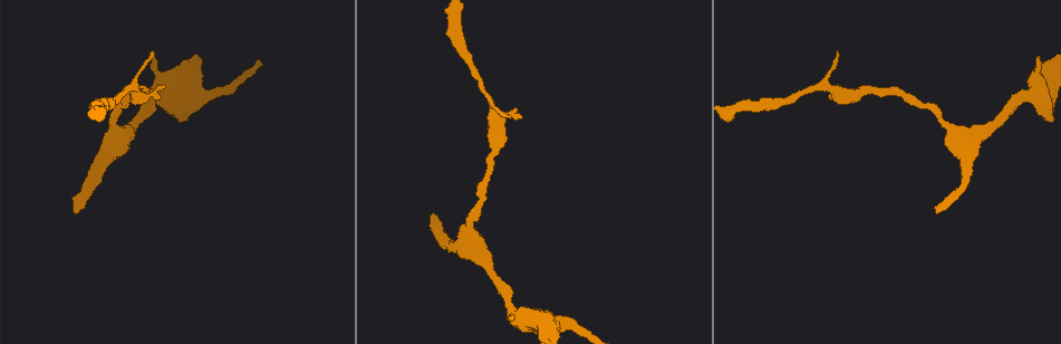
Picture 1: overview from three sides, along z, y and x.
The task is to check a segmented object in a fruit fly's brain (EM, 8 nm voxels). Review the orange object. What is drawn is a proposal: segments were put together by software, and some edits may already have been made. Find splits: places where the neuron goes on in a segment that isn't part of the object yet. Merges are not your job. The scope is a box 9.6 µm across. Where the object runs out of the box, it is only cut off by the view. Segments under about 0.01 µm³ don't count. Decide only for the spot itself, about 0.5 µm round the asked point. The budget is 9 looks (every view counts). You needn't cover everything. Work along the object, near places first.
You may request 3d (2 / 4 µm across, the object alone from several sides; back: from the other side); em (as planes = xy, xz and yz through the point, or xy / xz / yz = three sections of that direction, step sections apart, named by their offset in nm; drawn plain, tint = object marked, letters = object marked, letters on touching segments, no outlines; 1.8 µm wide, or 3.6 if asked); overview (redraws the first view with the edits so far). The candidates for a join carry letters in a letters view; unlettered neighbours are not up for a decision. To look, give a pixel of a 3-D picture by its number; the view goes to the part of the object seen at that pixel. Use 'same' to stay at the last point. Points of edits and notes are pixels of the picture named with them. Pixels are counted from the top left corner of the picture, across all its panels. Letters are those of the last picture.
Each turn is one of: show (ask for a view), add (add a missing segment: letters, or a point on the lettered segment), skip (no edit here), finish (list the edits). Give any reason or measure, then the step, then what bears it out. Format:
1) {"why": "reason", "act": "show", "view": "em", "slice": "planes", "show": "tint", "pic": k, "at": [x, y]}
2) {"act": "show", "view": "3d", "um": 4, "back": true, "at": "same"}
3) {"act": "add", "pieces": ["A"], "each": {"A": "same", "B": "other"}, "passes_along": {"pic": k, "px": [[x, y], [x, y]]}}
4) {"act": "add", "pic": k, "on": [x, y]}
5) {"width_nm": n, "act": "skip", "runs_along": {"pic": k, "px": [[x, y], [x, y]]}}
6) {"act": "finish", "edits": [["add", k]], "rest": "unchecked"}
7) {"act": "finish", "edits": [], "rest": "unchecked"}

{"why": "free end", "act": "show", "view": "em", "slice": "planes", "show": "plain", "pic": 1, "at": [837, 52]}

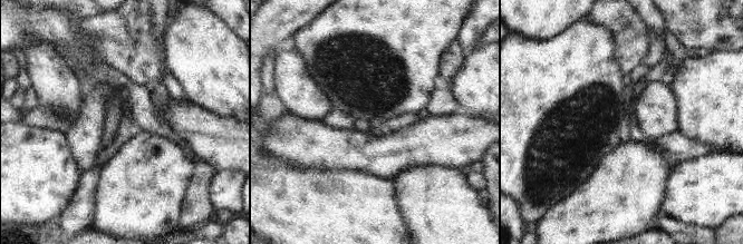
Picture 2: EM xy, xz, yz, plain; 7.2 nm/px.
{"why": "see the neighbours", "act": "show", "view": "em", "slice": "planes", "show": "letters", "at": "same"}

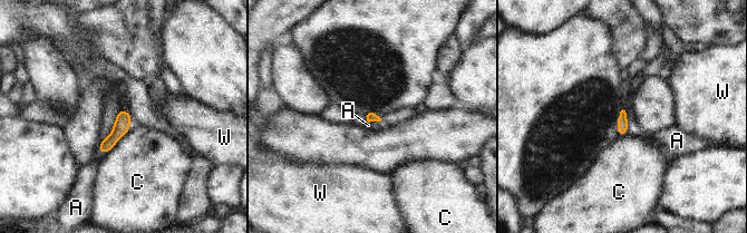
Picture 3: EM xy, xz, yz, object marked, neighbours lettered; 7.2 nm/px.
{"act": "skip", "each": {"A": "other", "C": "other", "W": "other"}, "found": "no lettered segment goes on from it"}

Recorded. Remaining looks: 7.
{"why": "branch stops here", "act": "show", "view": "3d", "um": 4, "pic": 1, "at": [1039, 58]}

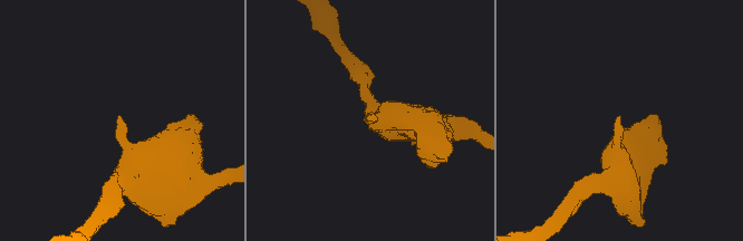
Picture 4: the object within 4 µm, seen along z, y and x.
{"act": "show", "view": "em", "um": 3.6, "slice": "planes", "show": "letters", "pic": 4, "at": [119, 115]}

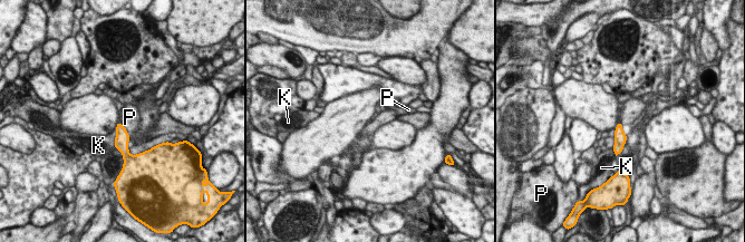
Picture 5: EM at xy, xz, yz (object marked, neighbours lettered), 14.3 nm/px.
{"act": "skip", "each": {"K": "other", "P": "other"}, "border": {"pic": 5, "px": [[121, 122], [128, 135]]}, "found": "no lettered segment goes on from it"}

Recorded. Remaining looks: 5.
{"why": "an open end", "act": "show", "view": "em", "um": 3.6, "slice": "planes", "show": "tint", "pic": 1, "at": [75, 213]}

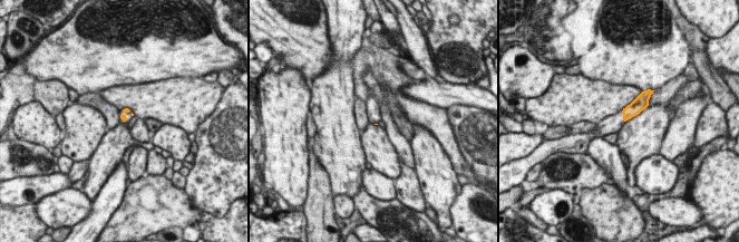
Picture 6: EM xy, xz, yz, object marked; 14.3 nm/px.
{"why": "see the neighbours", "act": "show", "view": "em", "um": 3.6, "slice": "planes", "show": "letters", "at": "same"}

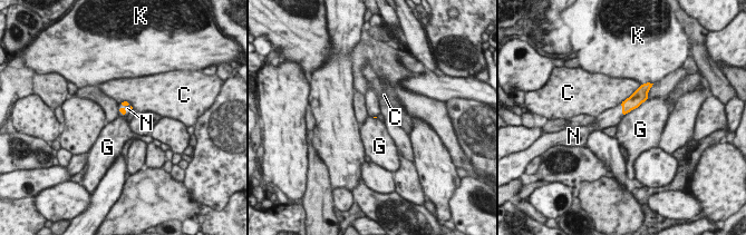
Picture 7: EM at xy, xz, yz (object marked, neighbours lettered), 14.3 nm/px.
{"act": "add", "pieces": ["N"], "each": {"C": "other", "G": "other", "K": "other", "N": "same"}, "passes_along": {"pic": 7, "px": [[123, 110], [125, 109], [127, 108]]}, "found": "the neuron continues"}

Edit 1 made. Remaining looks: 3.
{"why": "thick end", "act": "show", "view": "3d", "um": 4, "pic": 1, "at": [181, 122]}

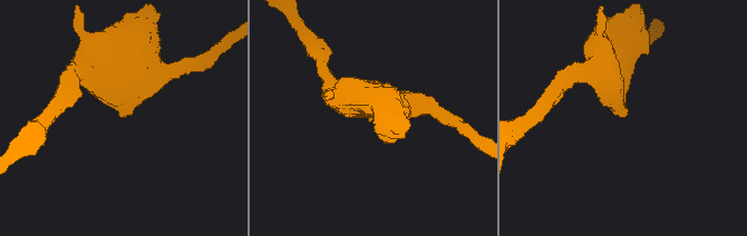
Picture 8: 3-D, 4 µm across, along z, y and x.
{"why": "now the EM", "act": "show", "view": "em", "slice": "planes", "show": "letters", "pic": 8, "at": [625, 115]}

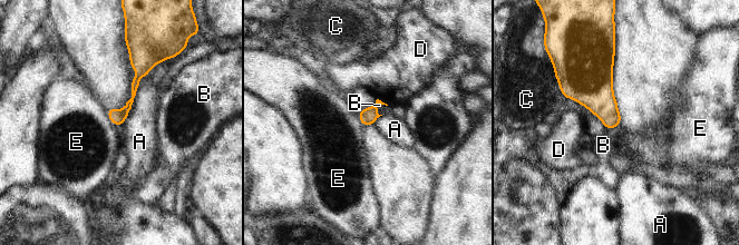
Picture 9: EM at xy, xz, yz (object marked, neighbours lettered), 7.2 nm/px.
{"longest_contact_nm": ["A", 550], "act": "skip", "each": {"A": "other", "B": "other", "C": "other", "D": "other", "E": "other"}, "found": "no lettered segment goes on from it"}

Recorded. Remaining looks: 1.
{"act": "finish", "edits": [["add", 7]], "rest": "unchecked"}

